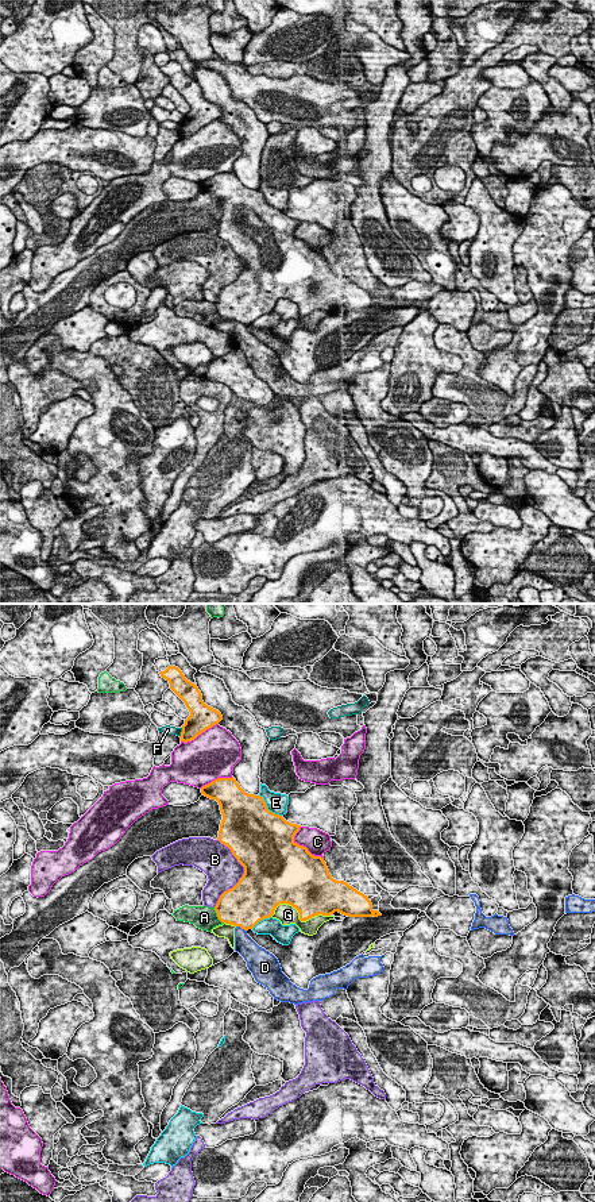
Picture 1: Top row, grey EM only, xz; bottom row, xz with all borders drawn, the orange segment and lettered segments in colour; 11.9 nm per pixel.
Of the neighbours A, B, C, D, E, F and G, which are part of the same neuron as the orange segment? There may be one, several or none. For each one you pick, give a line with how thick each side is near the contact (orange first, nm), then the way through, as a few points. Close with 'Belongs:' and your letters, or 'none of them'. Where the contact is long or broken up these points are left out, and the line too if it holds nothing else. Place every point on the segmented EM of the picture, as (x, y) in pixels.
Belongs: none of them

